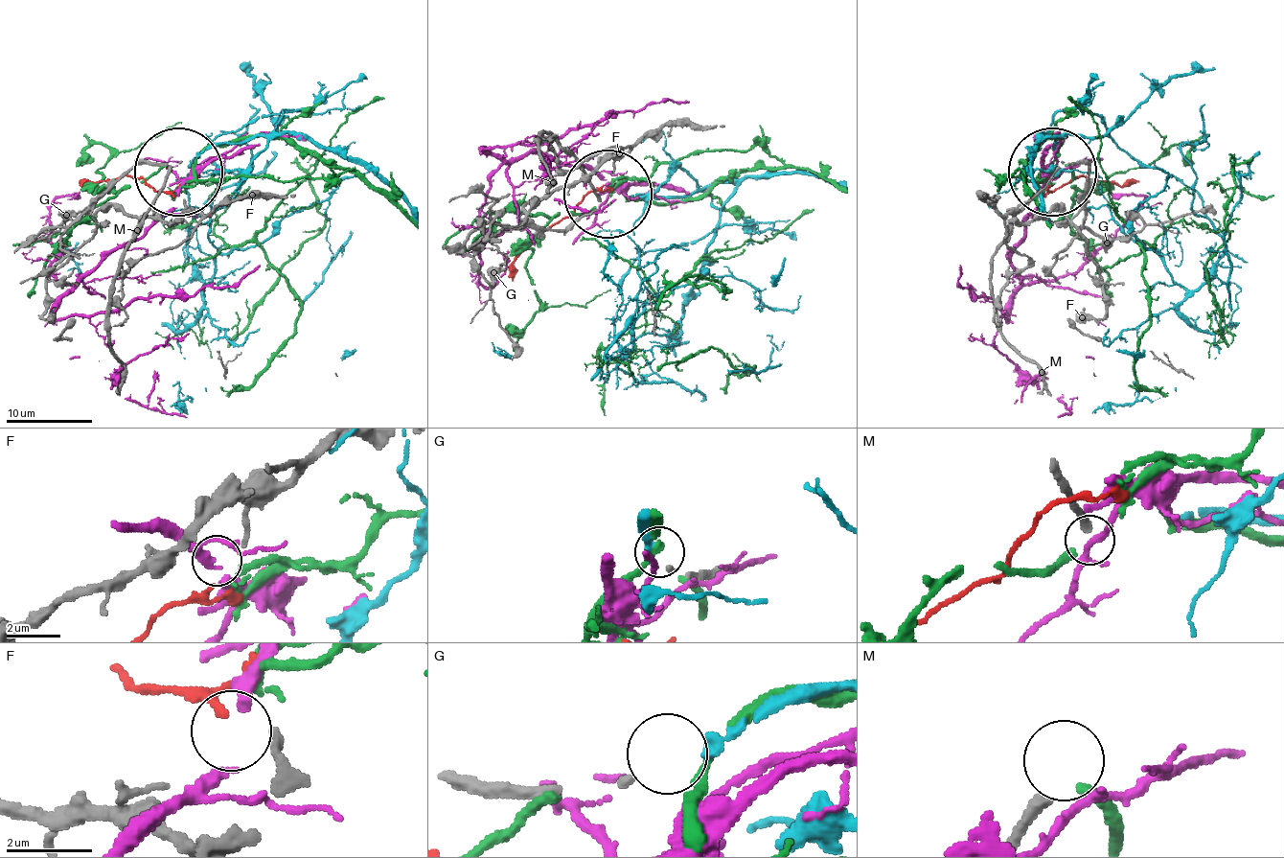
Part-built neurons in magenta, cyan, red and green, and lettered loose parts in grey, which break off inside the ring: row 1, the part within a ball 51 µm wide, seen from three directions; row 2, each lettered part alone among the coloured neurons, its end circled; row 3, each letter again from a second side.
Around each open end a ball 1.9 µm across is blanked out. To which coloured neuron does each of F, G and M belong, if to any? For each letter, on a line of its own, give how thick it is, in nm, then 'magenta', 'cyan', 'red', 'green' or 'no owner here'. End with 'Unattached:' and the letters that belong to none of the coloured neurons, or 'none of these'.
F: 170 nm thick; red
G: 140 nm thick; cyan
M: 320 nm thick; no owner here
Unattached: M

